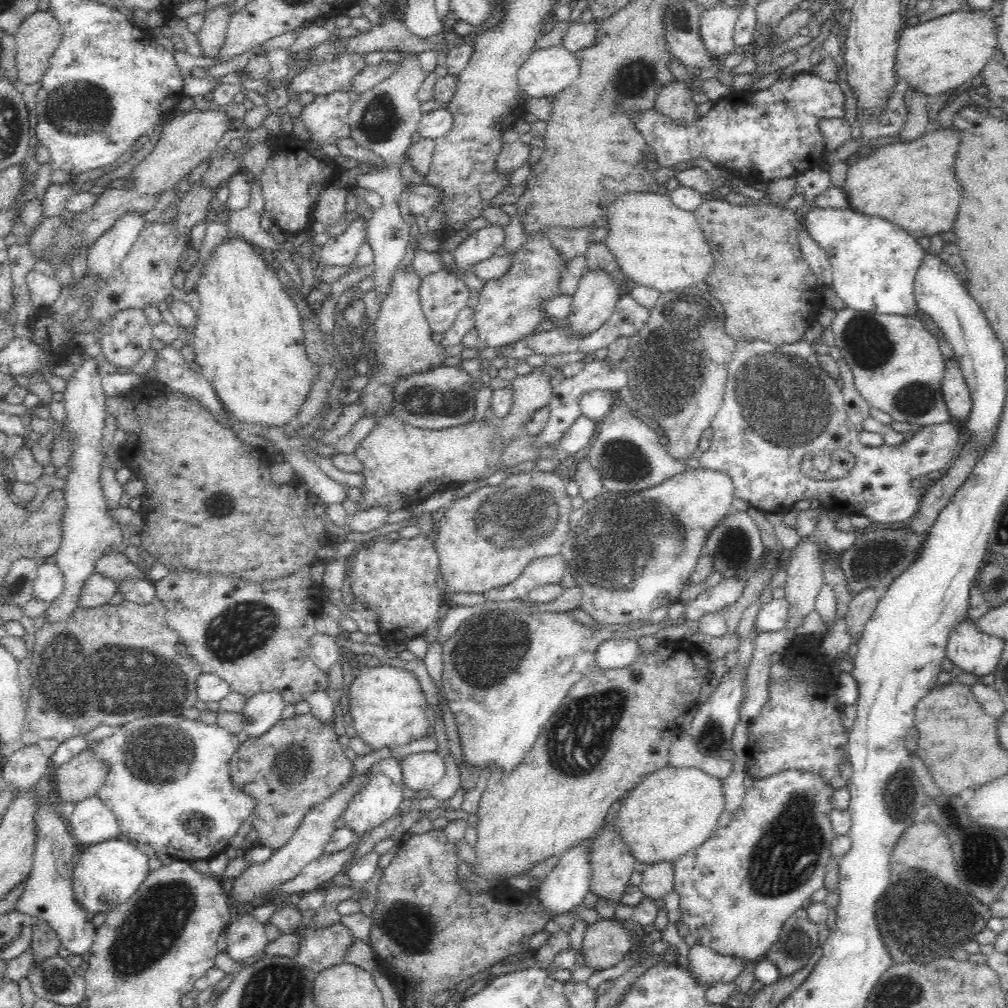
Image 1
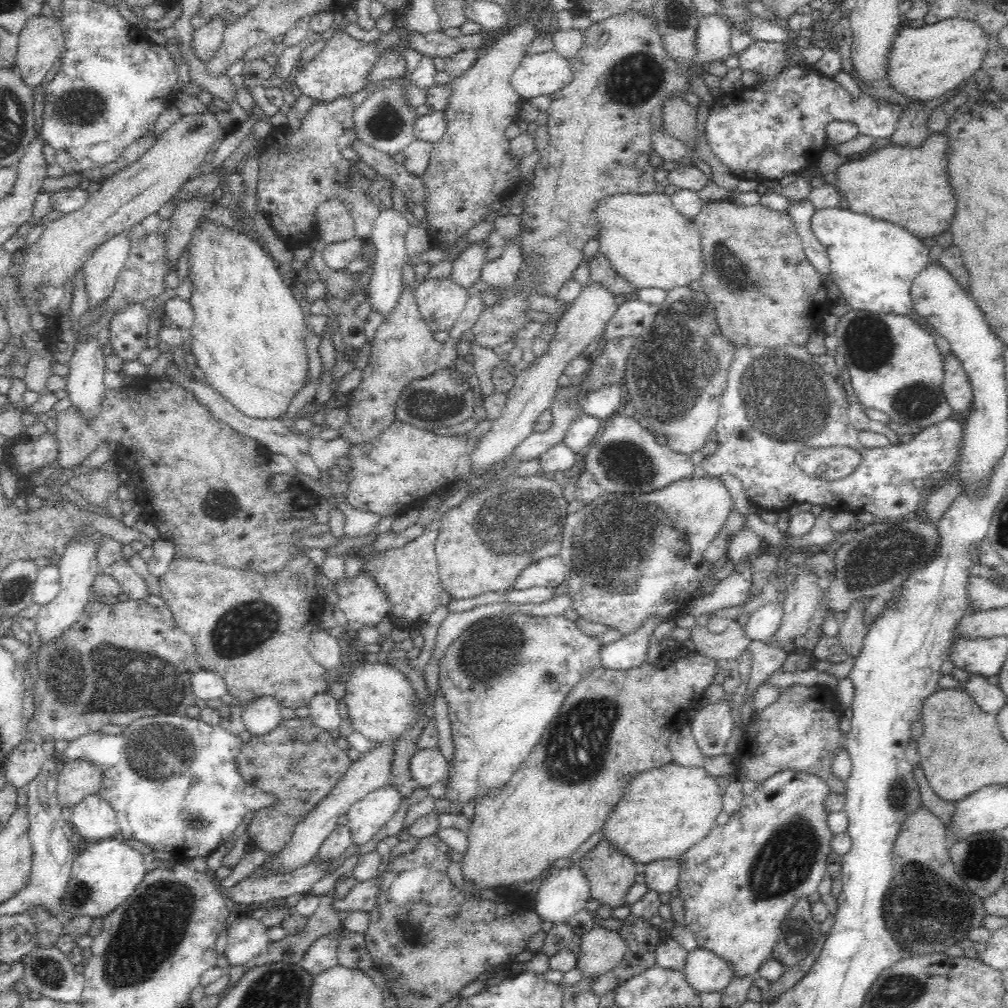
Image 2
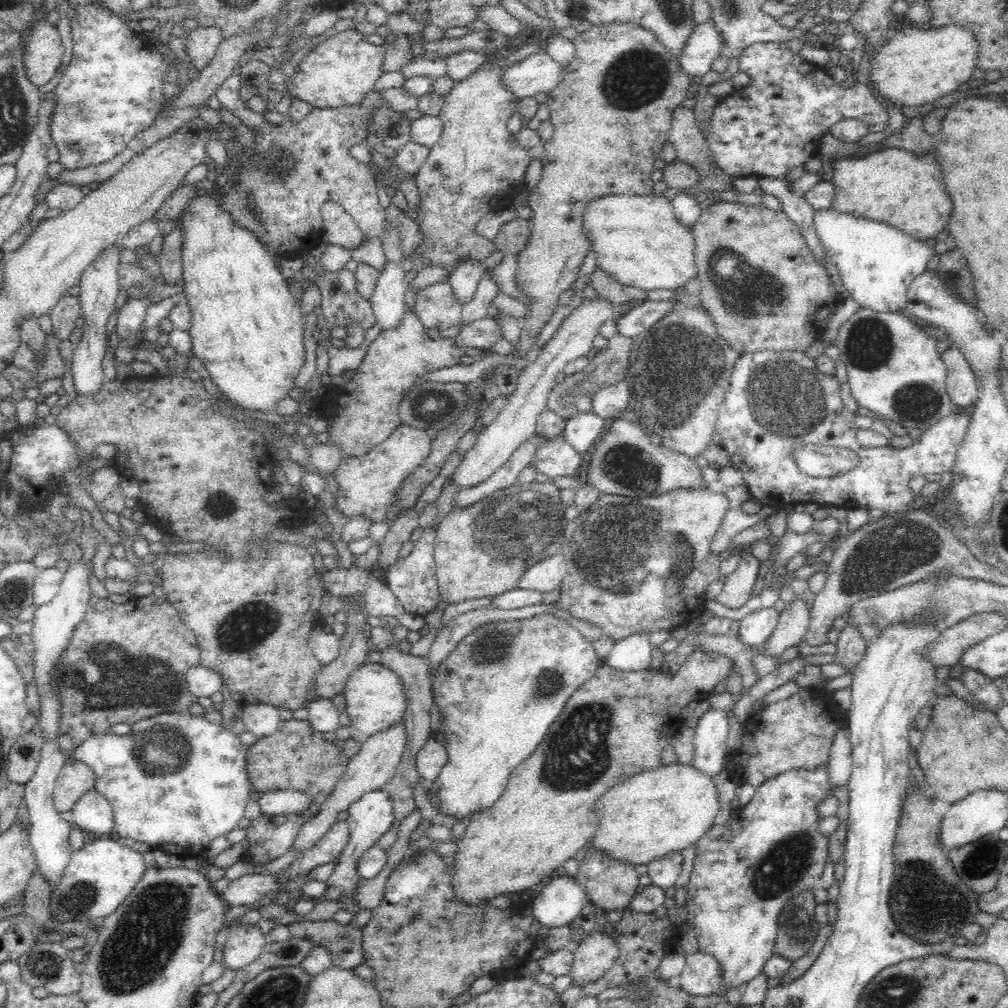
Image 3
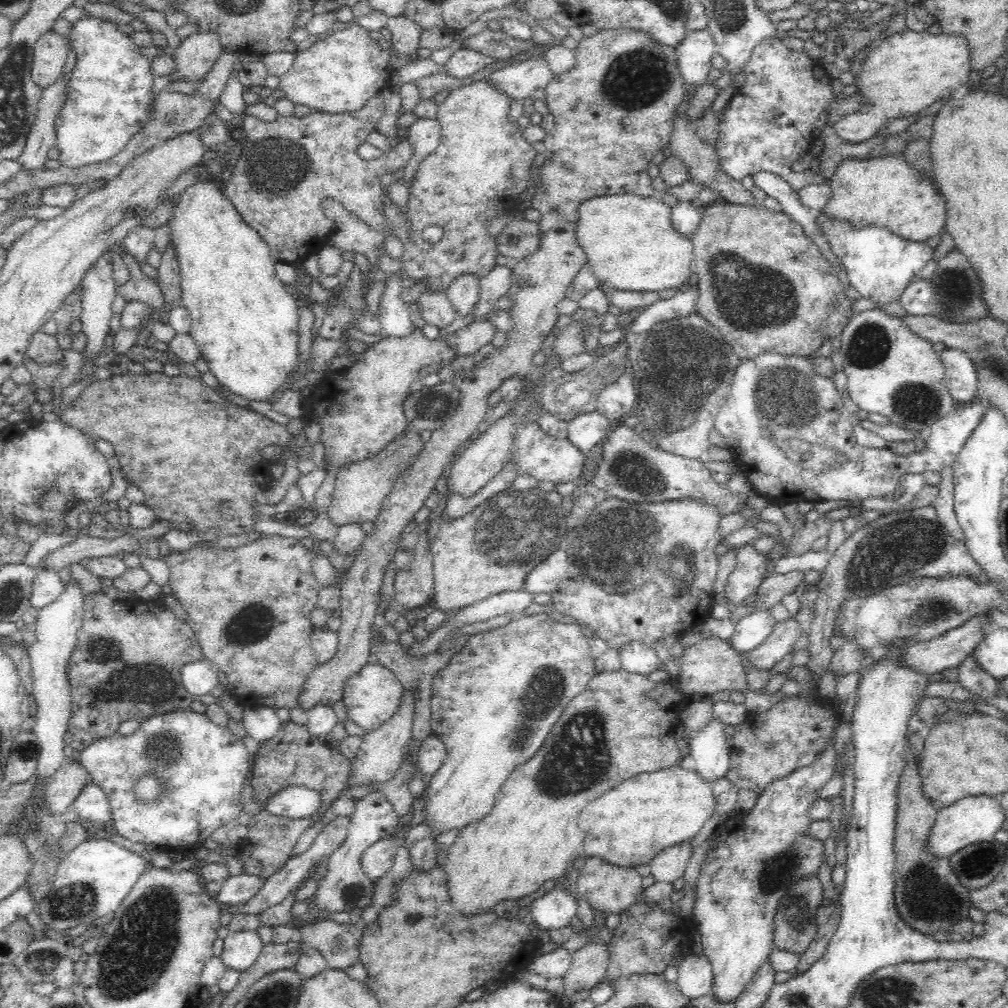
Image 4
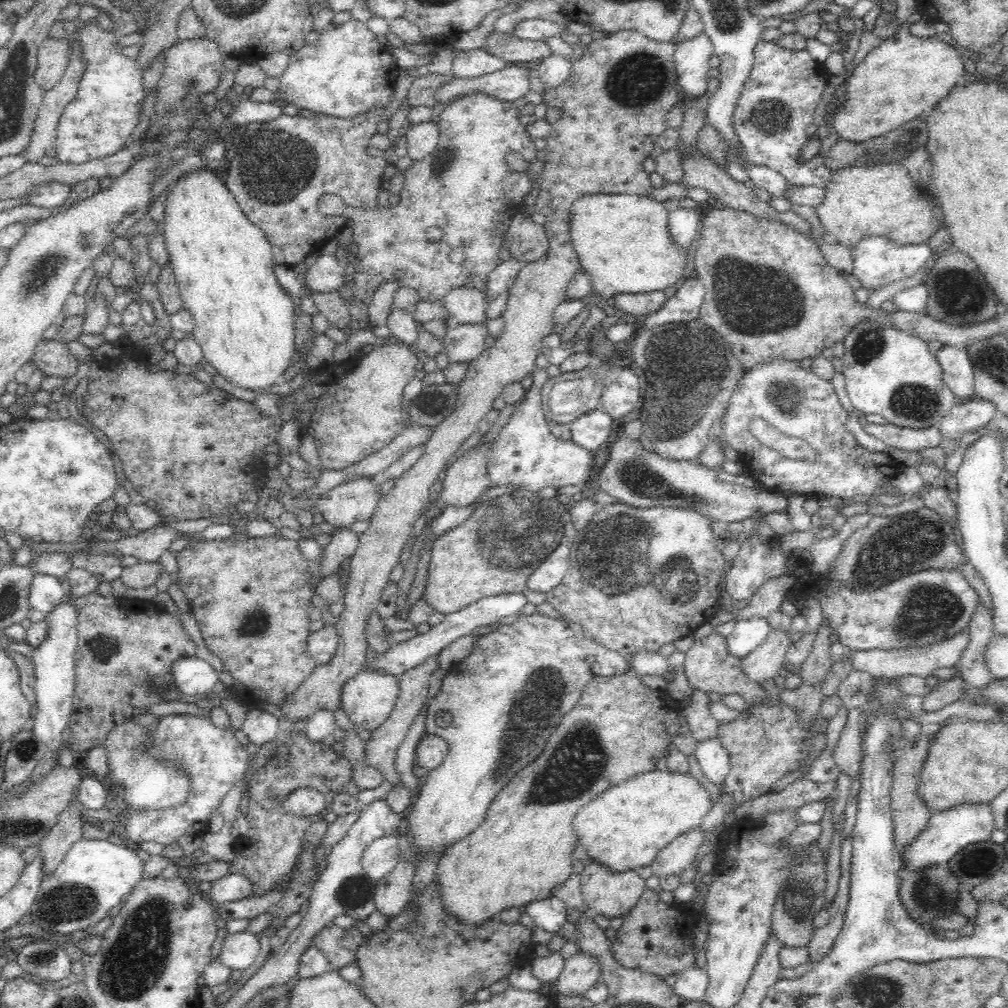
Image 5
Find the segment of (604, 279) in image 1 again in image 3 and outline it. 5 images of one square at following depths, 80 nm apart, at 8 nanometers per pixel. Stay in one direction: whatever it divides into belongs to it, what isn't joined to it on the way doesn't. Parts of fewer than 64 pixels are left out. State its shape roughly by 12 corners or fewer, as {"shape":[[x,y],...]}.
{"shape":[[581,304],[519,372],[453,473],[470,488],[534,435],[556,376],[592,350],[614,304]]}

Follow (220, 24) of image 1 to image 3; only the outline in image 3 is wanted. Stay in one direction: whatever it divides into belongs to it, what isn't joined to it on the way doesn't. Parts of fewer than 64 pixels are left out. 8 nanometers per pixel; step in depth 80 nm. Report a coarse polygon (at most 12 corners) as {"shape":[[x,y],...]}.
{"shape":[[220,26],[188,32],[189,62],[202,71],[223,40]]}

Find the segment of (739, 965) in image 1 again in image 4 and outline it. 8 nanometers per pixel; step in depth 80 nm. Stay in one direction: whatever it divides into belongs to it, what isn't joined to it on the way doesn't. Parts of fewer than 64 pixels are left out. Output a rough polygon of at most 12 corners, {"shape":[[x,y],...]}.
{"shape":[[688,954],[676,983],[688,998],[712,994],[710,961]]}

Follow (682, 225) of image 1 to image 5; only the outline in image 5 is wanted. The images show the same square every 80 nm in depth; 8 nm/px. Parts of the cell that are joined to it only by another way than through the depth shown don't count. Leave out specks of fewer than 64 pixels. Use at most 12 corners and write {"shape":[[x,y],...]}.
{"shape":[[584,195],[571,241],[594,291],[678,287],[688,248],[649,196]]}

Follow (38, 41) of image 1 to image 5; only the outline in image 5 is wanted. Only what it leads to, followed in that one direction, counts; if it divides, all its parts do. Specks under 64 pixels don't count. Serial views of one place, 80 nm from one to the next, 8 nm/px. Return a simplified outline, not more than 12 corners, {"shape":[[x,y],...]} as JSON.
{"shape":[[38,44],[35,82],[50,90],[65,74],[69,45]]}

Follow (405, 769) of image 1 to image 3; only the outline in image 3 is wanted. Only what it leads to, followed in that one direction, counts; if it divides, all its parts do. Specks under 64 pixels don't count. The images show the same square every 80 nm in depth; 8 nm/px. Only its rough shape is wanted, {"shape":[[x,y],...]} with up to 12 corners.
{"shape":[[431,736],[416,756],[424,781],[435,783],[447,749]]}

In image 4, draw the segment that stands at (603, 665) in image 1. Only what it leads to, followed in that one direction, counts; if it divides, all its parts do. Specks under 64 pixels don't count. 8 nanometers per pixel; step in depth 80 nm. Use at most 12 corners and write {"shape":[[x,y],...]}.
{"shape":[[630,641],[617,650],[620,668],[648,675],[661,660],[648,644]]}

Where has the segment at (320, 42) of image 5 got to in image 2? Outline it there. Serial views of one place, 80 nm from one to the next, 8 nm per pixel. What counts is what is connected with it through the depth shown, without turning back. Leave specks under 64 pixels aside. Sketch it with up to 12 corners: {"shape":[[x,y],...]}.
{"shape":[[400,27],[377,45],[332,31],[298,71],[296,93],[316,102],[352,96],[369,82],[382,50]]}

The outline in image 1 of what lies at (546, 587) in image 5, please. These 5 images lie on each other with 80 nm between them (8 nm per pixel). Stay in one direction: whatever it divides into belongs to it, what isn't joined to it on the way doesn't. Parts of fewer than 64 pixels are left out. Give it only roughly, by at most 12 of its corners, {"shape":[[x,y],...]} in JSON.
{"shape":[[560,554],[530,563],[516,580],[486,590],[490,601],[526,597],[562,580]]}

